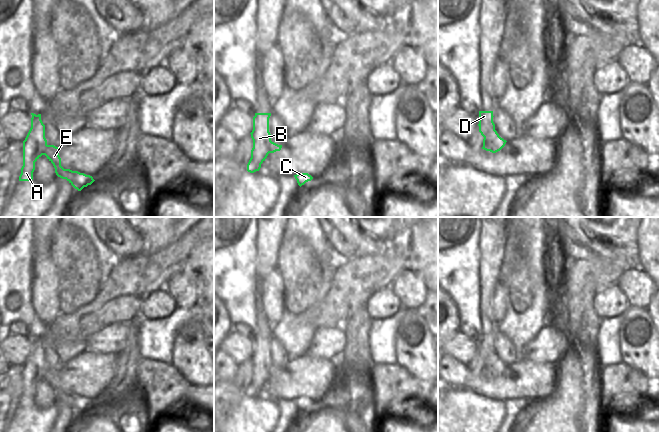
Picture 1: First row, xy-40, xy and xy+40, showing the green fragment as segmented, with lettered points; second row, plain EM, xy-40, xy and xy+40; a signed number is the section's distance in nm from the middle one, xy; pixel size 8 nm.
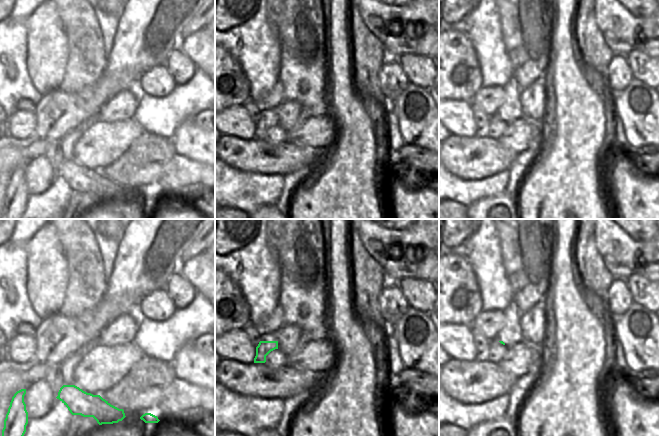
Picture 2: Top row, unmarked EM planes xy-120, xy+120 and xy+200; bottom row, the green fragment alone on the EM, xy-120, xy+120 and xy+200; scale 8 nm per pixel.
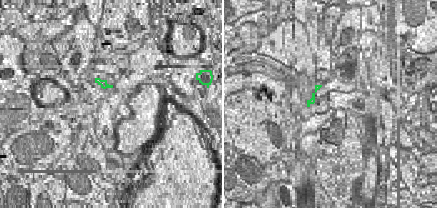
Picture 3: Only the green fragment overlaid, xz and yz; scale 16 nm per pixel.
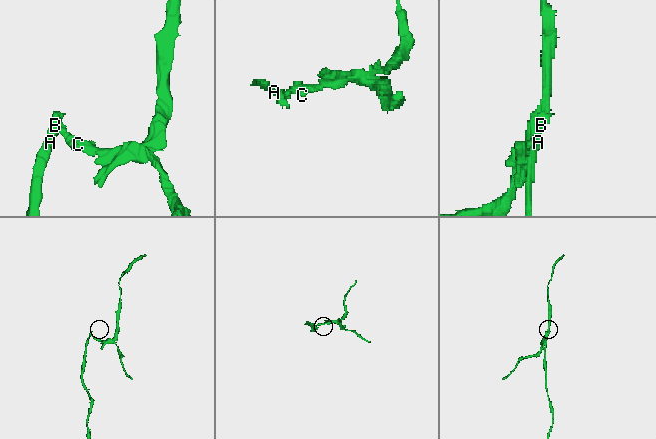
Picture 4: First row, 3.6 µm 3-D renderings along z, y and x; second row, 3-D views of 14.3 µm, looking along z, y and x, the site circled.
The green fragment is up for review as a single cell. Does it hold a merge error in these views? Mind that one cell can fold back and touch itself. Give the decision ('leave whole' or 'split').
split

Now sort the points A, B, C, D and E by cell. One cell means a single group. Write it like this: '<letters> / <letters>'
A B D / C E

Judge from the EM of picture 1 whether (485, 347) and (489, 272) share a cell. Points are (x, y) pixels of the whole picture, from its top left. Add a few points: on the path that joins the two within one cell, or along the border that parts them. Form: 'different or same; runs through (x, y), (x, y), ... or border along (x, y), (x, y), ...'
same; runs through (487, 328), (487, 291)

